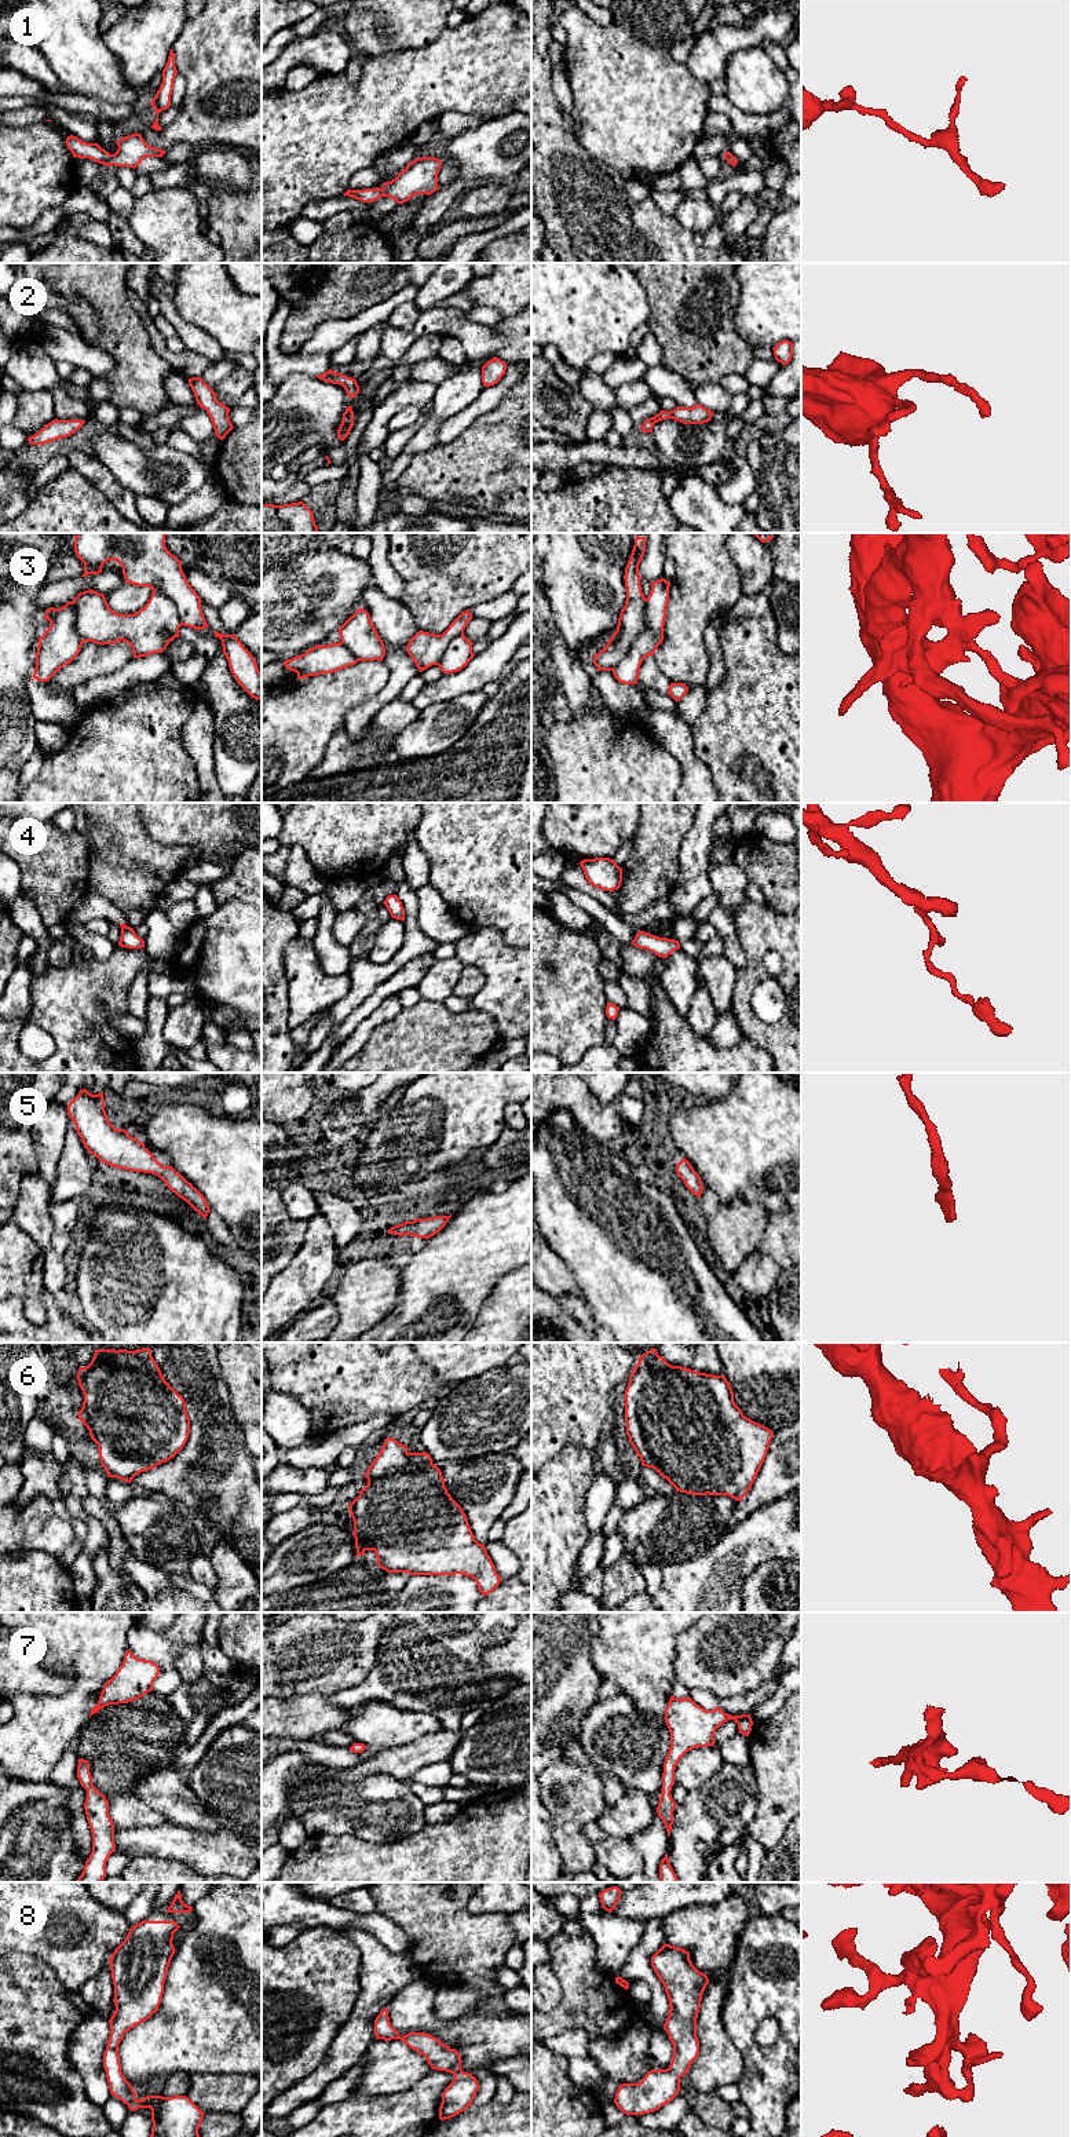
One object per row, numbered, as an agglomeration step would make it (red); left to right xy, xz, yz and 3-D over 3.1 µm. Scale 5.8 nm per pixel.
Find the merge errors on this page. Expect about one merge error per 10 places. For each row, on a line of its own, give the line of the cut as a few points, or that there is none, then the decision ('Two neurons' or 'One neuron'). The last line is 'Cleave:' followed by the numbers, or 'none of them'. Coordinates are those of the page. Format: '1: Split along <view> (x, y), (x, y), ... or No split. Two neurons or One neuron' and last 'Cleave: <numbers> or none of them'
1: No split. One neuron
2: No split. One neuron
3: No split. One neuron
4: No split. One neuron
5: No split. One neuron
6: No split. One neuron
7: No split. One neuron
8: No split. One neuron
Cleave: none of them

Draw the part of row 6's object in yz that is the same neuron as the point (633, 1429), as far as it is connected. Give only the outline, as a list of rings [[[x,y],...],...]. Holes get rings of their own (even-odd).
[[[655,1348],[639,1356],[625,1391],[629,1443],[641,1465],[655,1469],[676,1491],[728,1495],[735,1501],[750,1490],[774,1432],[745,1417],[724,1376],[669,1365]]]

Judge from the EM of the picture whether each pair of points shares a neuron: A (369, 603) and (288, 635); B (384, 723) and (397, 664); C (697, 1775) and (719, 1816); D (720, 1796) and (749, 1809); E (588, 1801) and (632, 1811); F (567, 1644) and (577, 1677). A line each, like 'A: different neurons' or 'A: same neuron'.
A: different neurons
B: different neurons
C: different neurons
D: same neuron
E: different neurons
F: same neuron

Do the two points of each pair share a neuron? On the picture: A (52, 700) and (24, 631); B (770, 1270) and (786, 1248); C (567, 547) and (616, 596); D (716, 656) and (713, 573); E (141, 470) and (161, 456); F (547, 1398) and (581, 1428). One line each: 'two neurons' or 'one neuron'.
A: one neuron
B: two neurons
C: one neuron
D: two neurons
E: one neuron
F: one neuron

